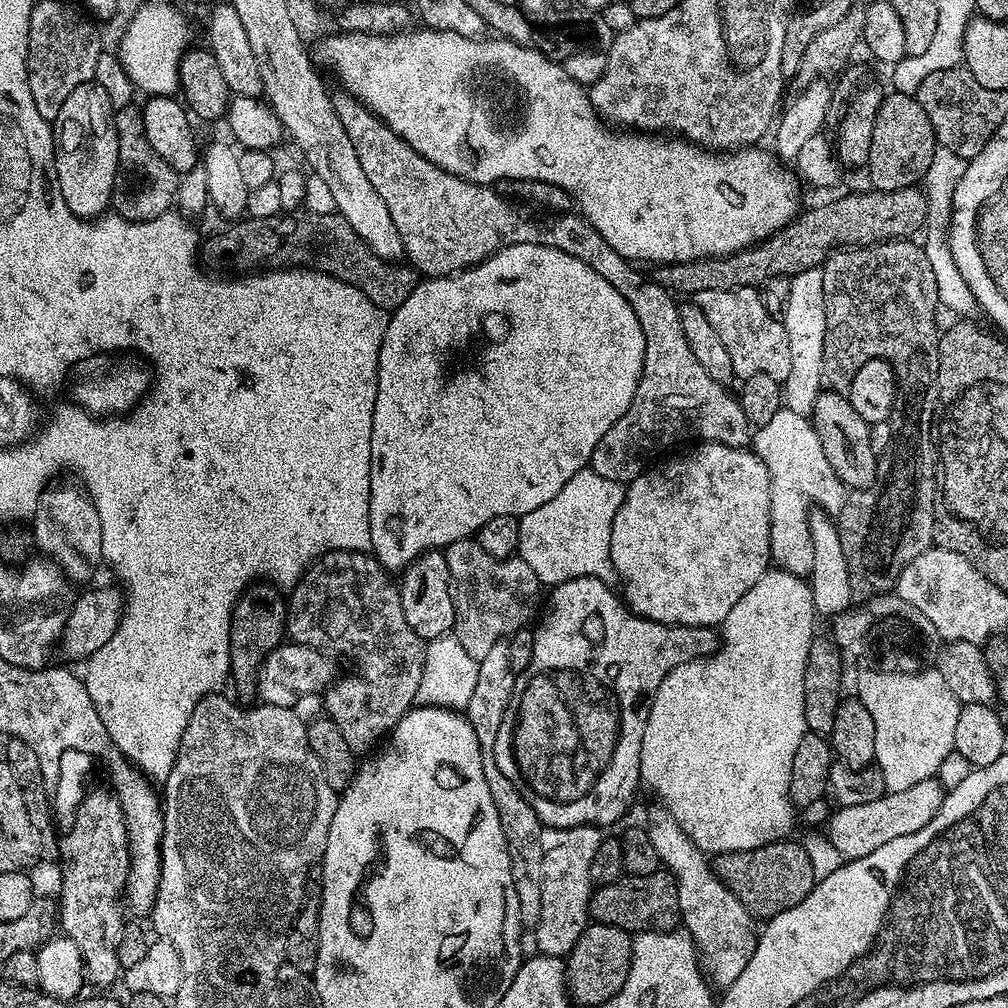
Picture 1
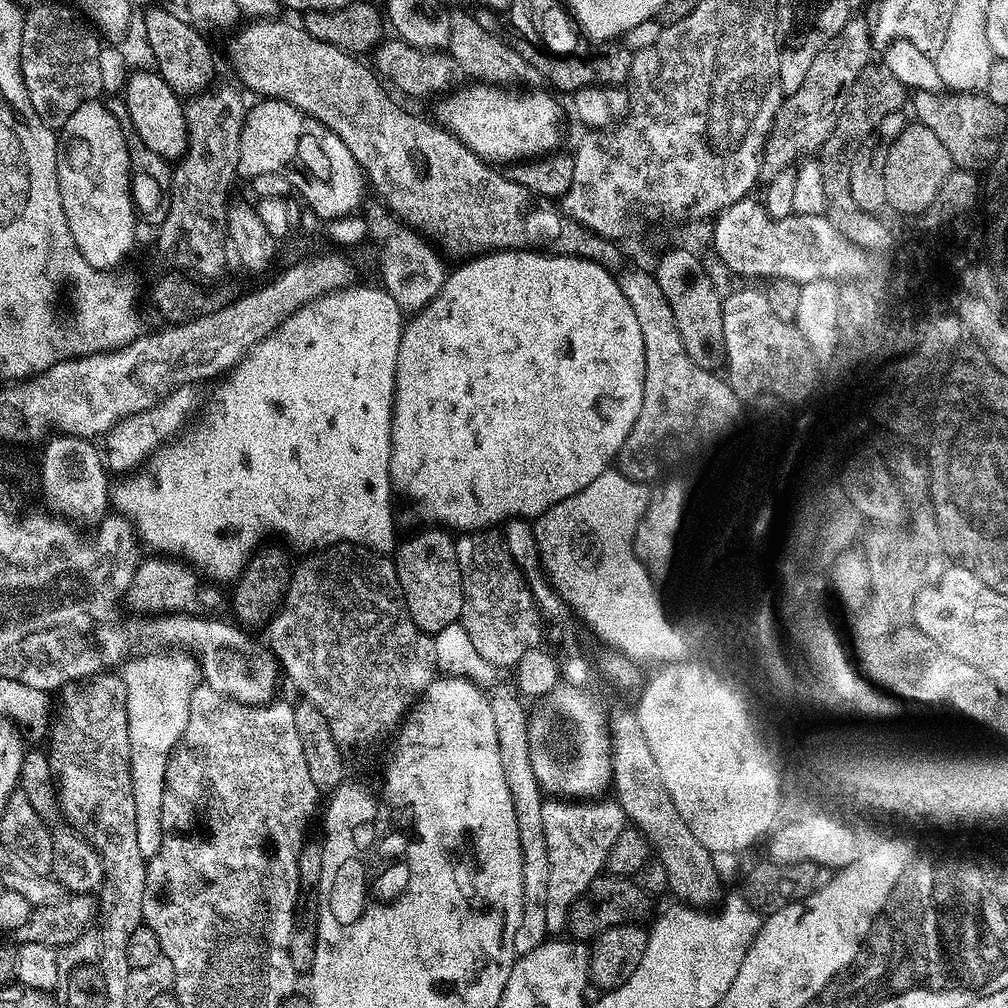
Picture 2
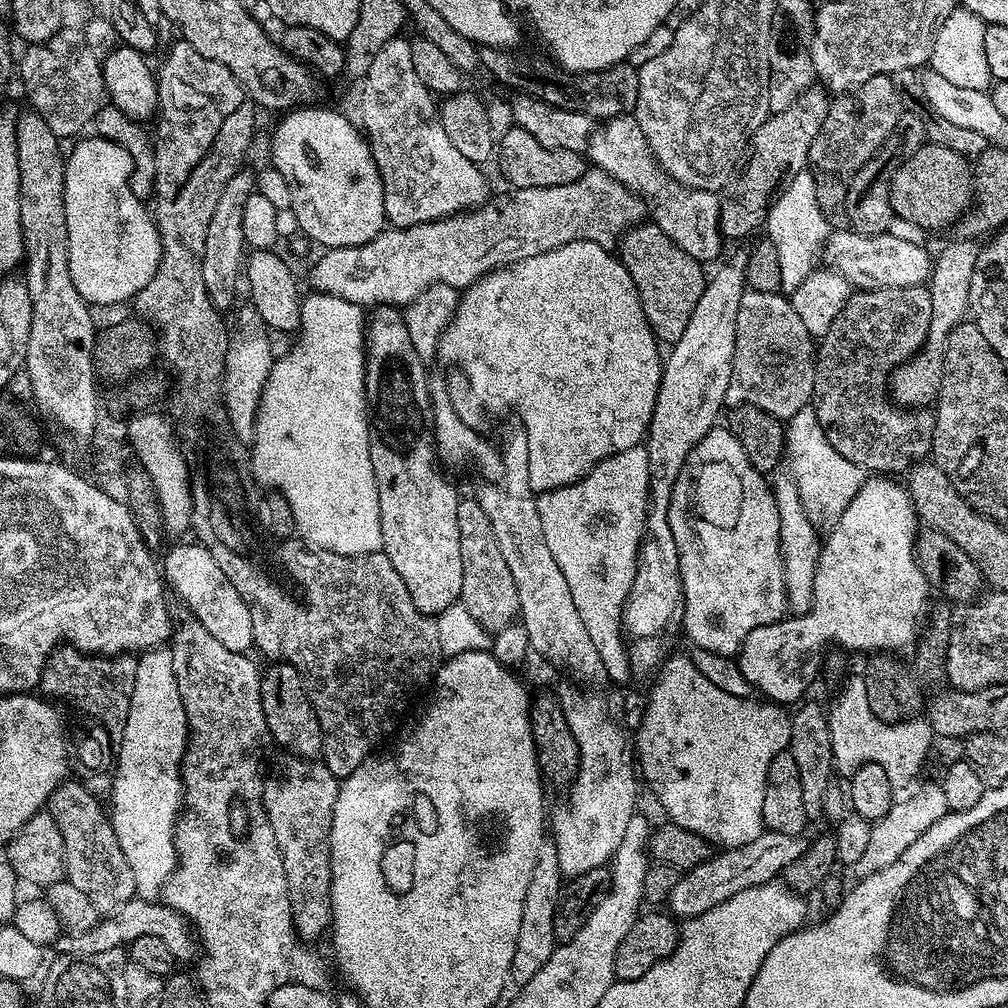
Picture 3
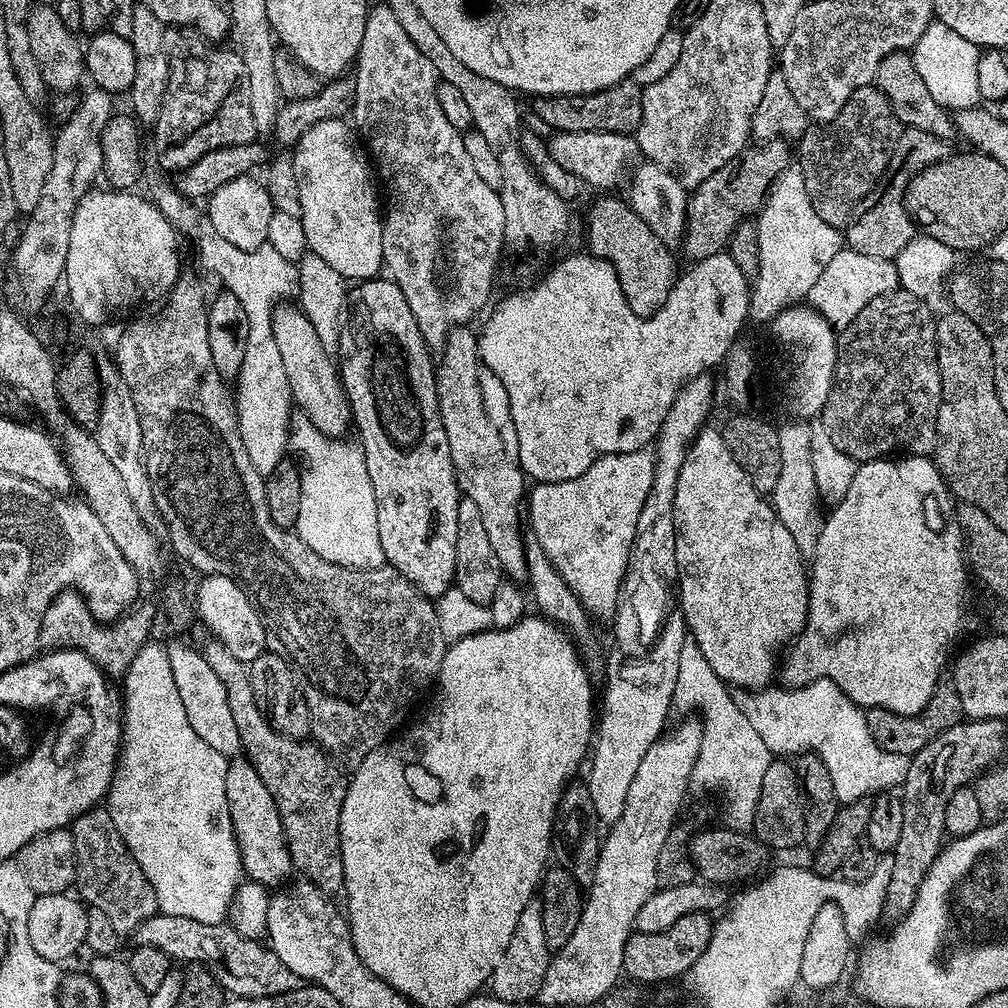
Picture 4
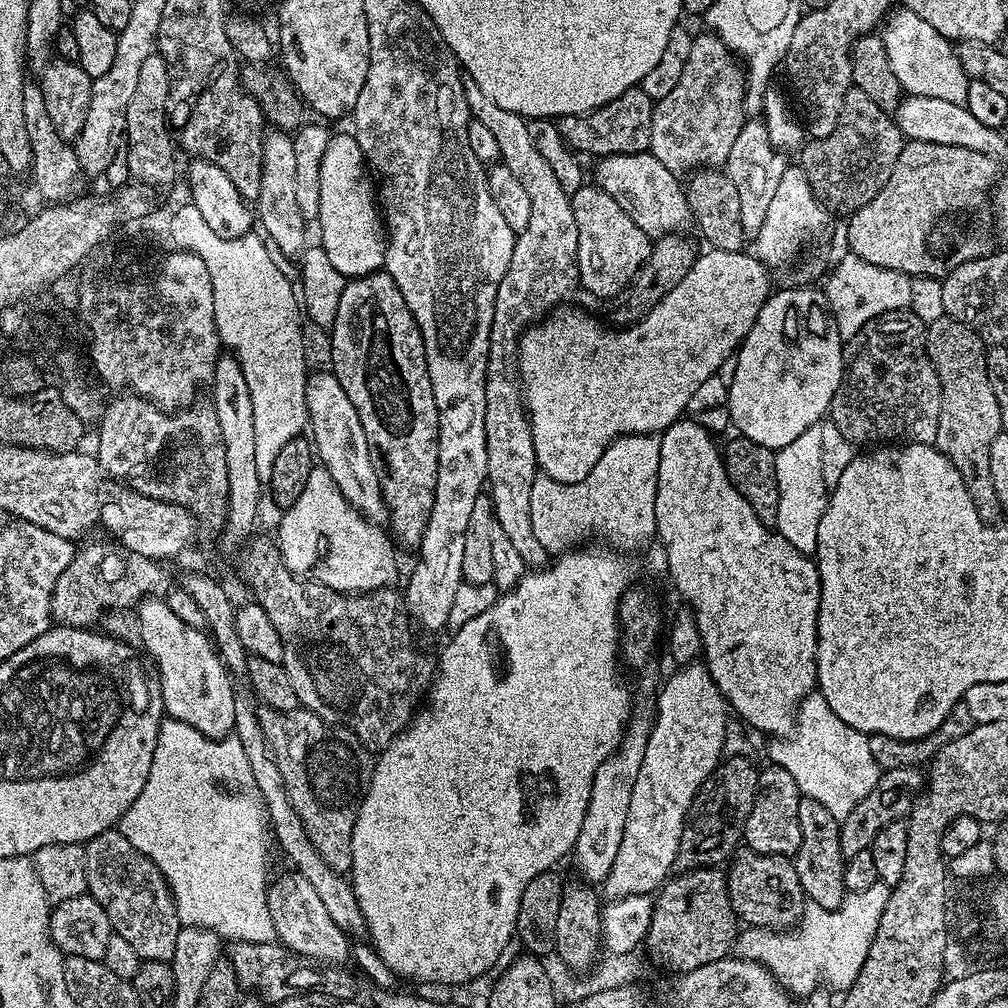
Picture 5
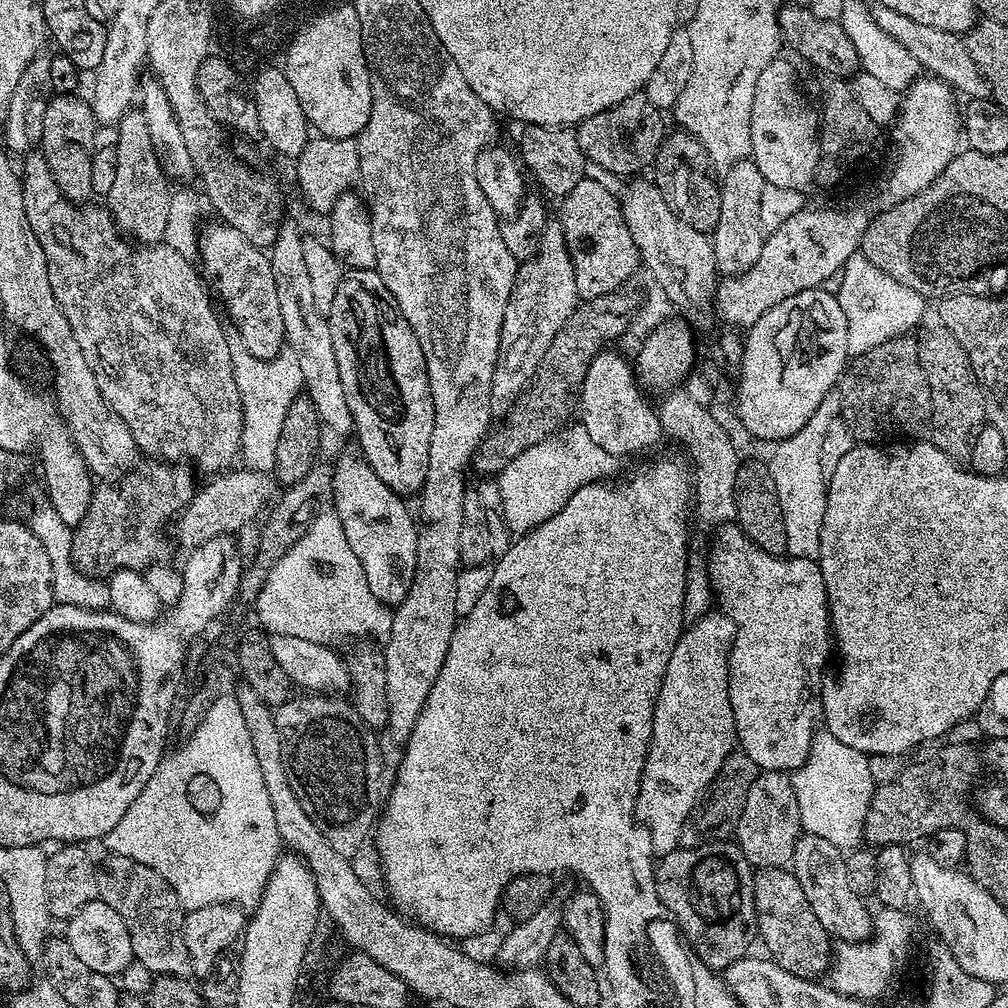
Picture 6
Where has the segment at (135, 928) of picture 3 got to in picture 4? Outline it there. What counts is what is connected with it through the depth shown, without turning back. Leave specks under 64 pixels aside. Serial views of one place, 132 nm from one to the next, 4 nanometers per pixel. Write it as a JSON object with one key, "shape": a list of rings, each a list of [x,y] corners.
{"shape":[[[157,914],[131,933],[133,945],[149,944],[154,950],[162,950],[173,962],[184,960],[185,965],[200,964],[219,982],[229,997],[270,998],[278,994],[293,992],[302,987],[302,981],[278,954],[272,952],[267,943],[250,940],[231,923],[207,924],[194,922],[190,918],[178,918]]]}

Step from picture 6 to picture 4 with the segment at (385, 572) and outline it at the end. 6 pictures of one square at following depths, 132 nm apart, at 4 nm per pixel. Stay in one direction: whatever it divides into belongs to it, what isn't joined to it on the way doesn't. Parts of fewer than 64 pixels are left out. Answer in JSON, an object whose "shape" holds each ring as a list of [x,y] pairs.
{"shape":[[[276,306],[272,309],[272,329],[274,342],[282,357],[282,366],[286,369],[286,382],[292,391],[292,402],[300,408],[303,417],[310,421],[324,436],[340,438],[353,423],[352,407],[348,404],[348,396],[344,393],[344,383],[340,381],[337,361],[330,353],[329,345],[318,338],[316,324],[306,318],[299,306],[284,308]]]}

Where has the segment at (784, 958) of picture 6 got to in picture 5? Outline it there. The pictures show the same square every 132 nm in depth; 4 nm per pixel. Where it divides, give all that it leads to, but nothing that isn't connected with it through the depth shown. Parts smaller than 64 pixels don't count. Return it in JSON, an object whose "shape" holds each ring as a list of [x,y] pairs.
{"shape":[[[744,846],[727,861],[726,875],[737,921],[773,930],[787,930],[799,921],[806,907],[806,897],[798,882],[795,863],[789,857],[762,854]]]}

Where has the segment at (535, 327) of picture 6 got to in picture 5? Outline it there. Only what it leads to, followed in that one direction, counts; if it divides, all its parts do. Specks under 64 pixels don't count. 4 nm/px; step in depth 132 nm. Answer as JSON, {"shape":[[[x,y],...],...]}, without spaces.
{"shape":[[[473,80],[464,83],[469,115],[481,122],[497,140],[500,160],[508,167],[510,174],[522,182],[522,190],[530,197],[530,222],[526,222],[526,230],[518,233],[514,254],[510,254],[510,266],[506,270],[506,278],[502,278],[502,286],[498,286],[498,298],[494,298],[494,322],[490,326],[490,342],[488,343],[488,361],[484,385],[486,386],[486,450],[488,451],[487,491],[492,498],[492,515],[497,529],[510,538],[514,553],[532,570],[540,570],[549,563],[550,553],[538,538],[534,538],[534,526],[530,526],[530,486],[538,474],[536,455],[534,454],[534,438],[528,422],[528,413],[524,407],[524,394],[520,379],[520,338],[527,328],[545,319],[553,310],[561,307],[564,300],[577,287],[580,279],[578,270],[578,226],[574,223],[572,197],[562,190],[553,167],[531,141],[527,119],[512,111],[504,110],[496,102],[491,101]]]}

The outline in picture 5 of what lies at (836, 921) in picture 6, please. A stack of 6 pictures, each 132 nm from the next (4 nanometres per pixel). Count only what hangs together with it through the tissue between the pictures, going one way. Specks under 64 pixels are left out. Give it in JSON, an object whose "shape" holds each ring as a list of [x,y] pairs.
{"shape":[[[801,798],[798,802],[798,826],[802,826],[802,846],[798,846],[794,857],[798,882],[802,886],[805,897],[817,908],[838,908],[844,903],[844,862],[840,846],[840,821],[836,820],[822,802],[814,802]]]}

